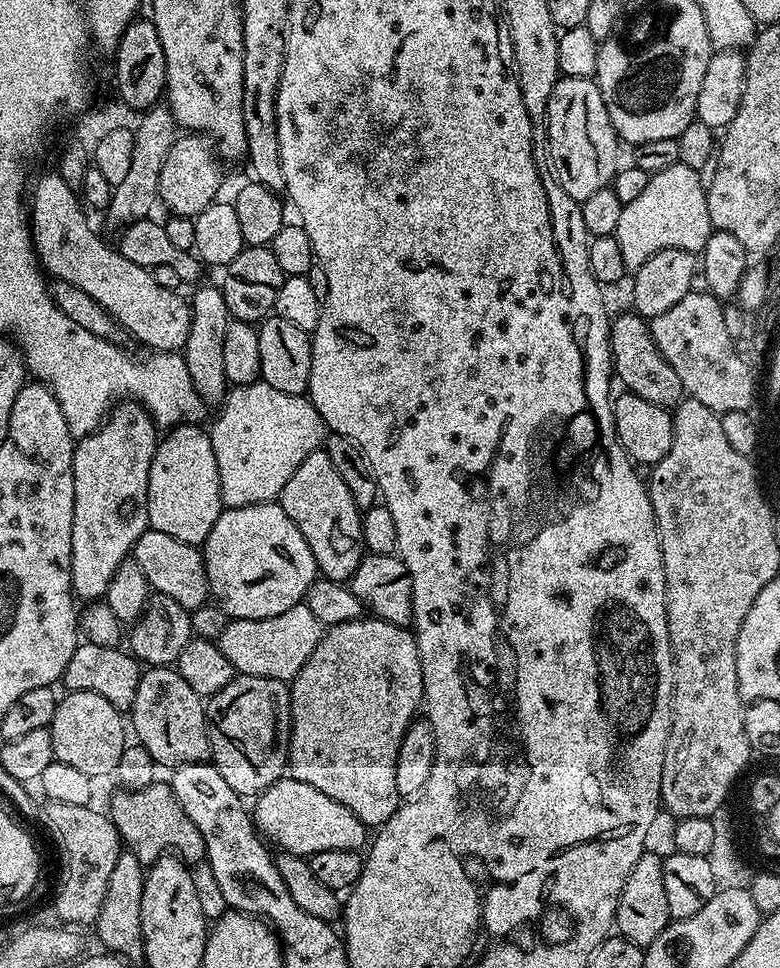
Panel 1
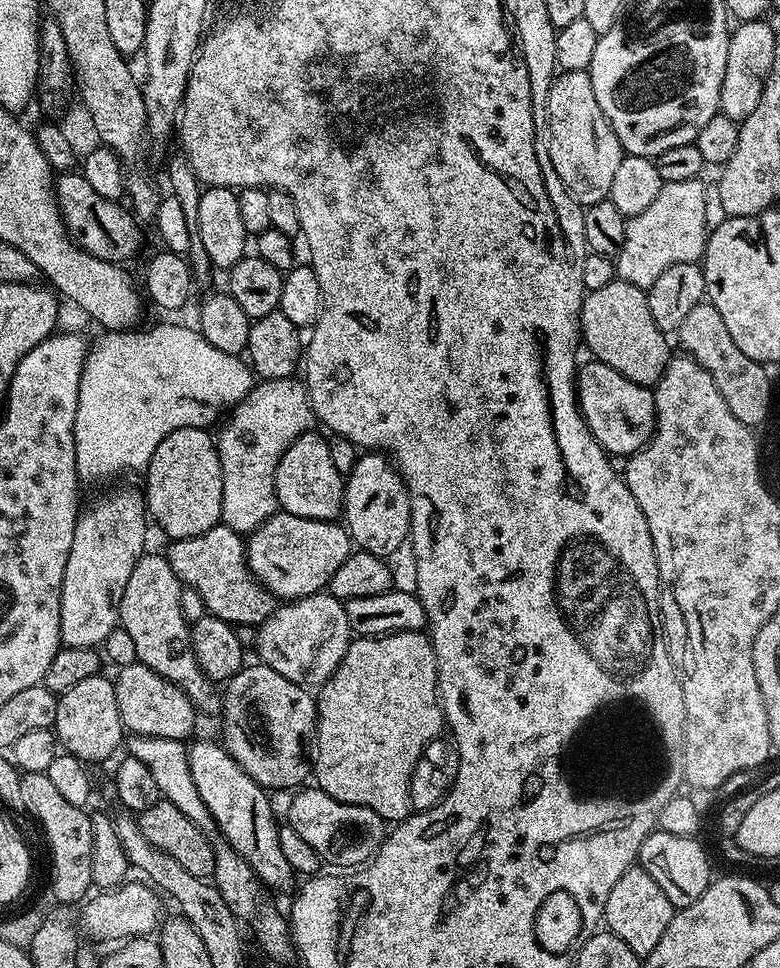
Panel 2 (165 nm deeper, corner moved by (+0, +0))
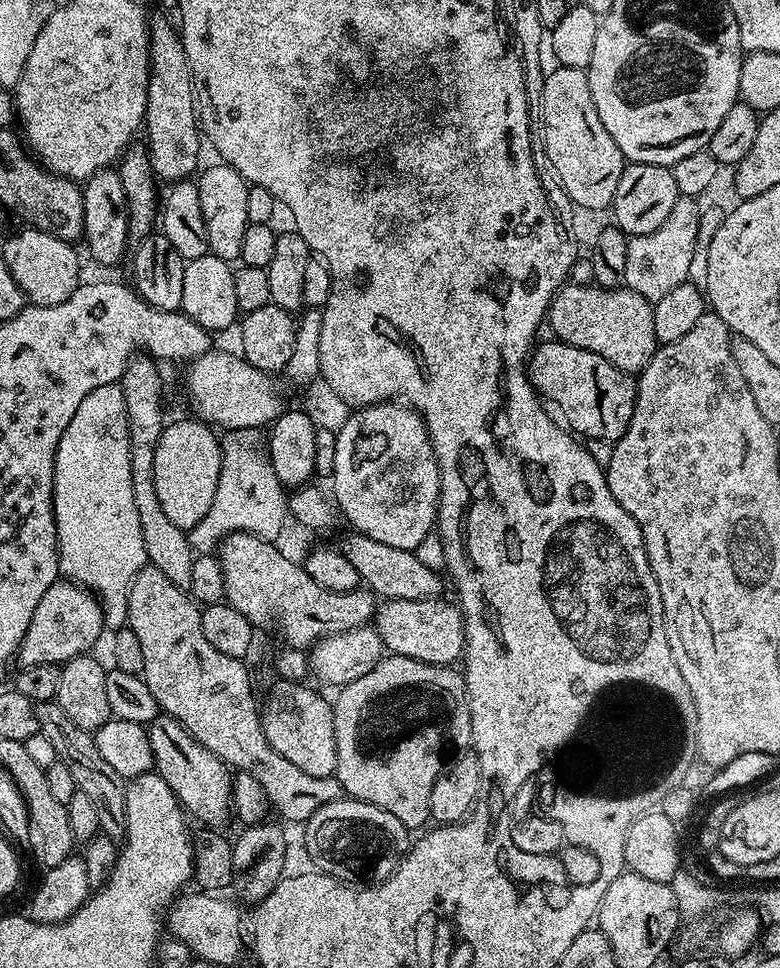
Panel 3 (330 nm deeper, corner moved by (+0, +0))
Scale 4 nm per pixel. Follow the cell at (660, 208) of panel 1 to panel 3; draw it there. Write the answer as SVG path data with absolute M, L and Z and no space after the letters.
M681 198L670 210L666 222L654 230L654 234L642 234L629 239L626 250L626 278L625 285L632 288L642 298L656 301L662 298L674 286L689 283L690 262L694 253L694 244L697 241L698 222L702 211L701 205L695 199Z

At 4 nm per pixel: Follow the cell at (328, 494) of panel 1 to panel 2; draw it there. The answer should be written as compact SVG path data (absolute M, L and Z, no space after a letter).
M323 431L304 432L282 454L274 474L276 503L283 511L302 518L335 521L344 510L345 477L330 459L329 437Z

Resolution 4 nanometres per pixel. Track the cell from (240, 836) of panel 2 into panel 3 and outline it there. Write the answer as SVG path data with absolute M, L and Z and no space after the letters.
M157 715L147 725L147 730L154 754L154 771L166 782L166 786L170 786L170 790L180 801L181 808L186 810L193 821L201 820L204 826L220 826L216 824L222 823L233 811L233 773L228 765L210 754L206 746L199 744L190 732L170 716Z

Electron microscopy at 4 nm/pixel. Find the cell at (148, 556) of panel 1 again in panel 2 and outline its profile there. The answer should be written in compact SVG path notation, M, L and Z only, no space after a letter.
M224 523L215 524L213 528L206 530L202 536L174 540L167 546L169 547L166 549L168 561L181 585L185 588L196 588L198 594L202 594L202 602L211 615L222 618L226 623L233 626L240 624L258 626L263 620L270 618L270 614L278 606L277 597L267 591L248 568L248 549L245 537L239 532L230 530Z

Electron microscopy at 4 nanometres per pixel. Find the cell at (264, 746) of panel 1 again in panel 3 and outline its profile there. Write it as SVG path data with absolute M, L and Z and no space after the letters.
M281 679L280 684L276 684L268 692L268 697L262 700L262 727L264 729L264 736L270 742L270 746L274 746L274 750L278 750L278 754L282 754L286 758L286 762L294 762L294 766L298 766L298 770L306 770L306 774L310 774L314 778L322 778L323 776L330 776L336 770L336 739L334 738L334 718L332 717L332 704L324 696L319 696L312 688L307 688L307 683L293 682L290 680Z

